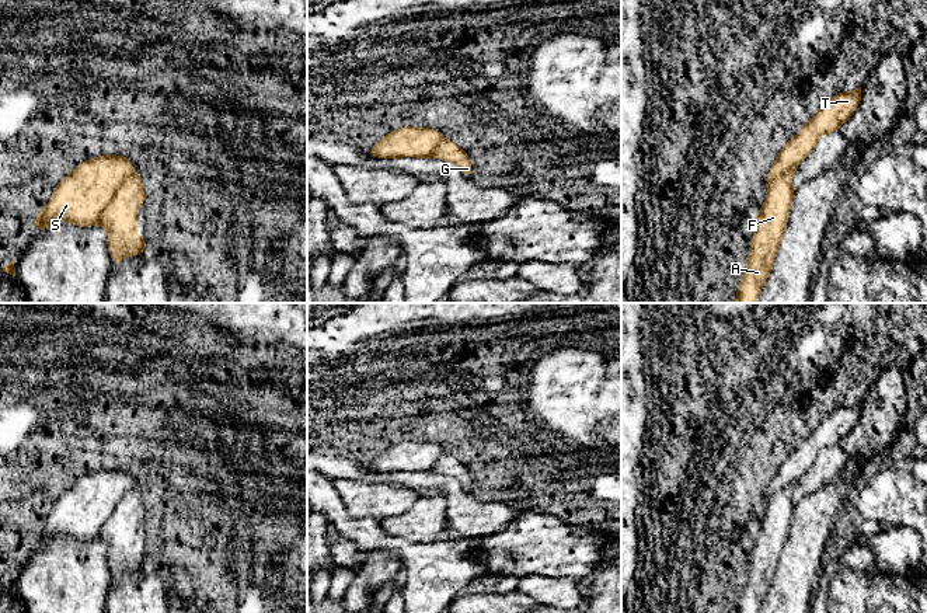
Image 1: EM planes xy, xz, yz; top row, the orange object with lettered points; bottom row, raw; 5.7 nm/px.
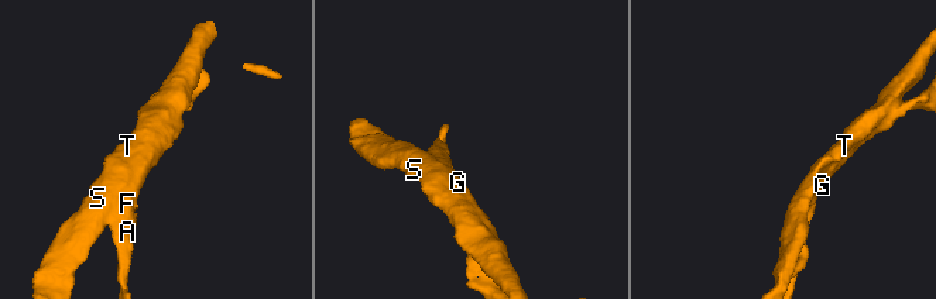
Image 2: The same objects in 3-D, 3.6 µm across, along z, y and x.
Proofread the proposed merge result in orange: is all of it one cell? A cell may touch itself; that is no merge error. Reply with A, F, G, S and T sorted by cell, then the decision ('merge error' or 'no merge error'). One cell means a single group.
A F G / S T | merge error

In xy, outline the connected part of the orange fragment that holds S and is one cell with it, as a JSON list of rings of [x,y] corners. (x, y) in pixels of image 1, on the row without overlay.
[[[102,469],[81,476],[53,502],[50,515],[35,530],[34,543],[43,546],[53,536],[70,536],[83,543],[100,537],[101,527],[108,520],[115,505],[133,487],[135,481],[126,470]]]

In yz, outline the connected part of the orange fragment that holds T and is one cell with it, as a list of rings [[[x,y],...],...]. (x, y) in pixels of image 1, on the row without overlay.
[[[861,401],[840,405],[822,417],[819,425],[792,450],[777,469],[766,490],[767,499],[790,484],[795,484],[815,463],[825,447],[839,445],[853,431],[861,415]]]

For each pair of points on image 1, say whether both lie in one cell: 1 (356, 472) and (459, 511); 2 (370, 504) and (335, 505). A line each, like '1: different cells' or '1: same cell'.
1: same cell
2: different cells

